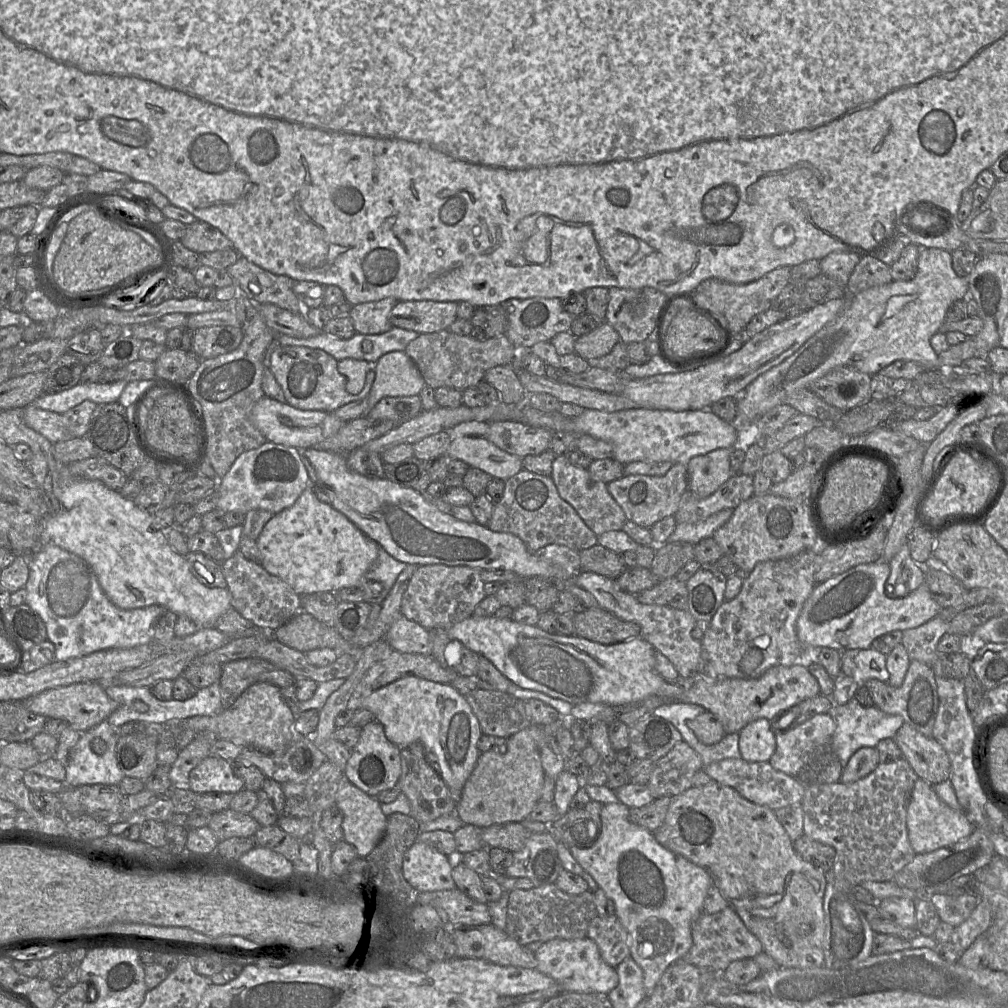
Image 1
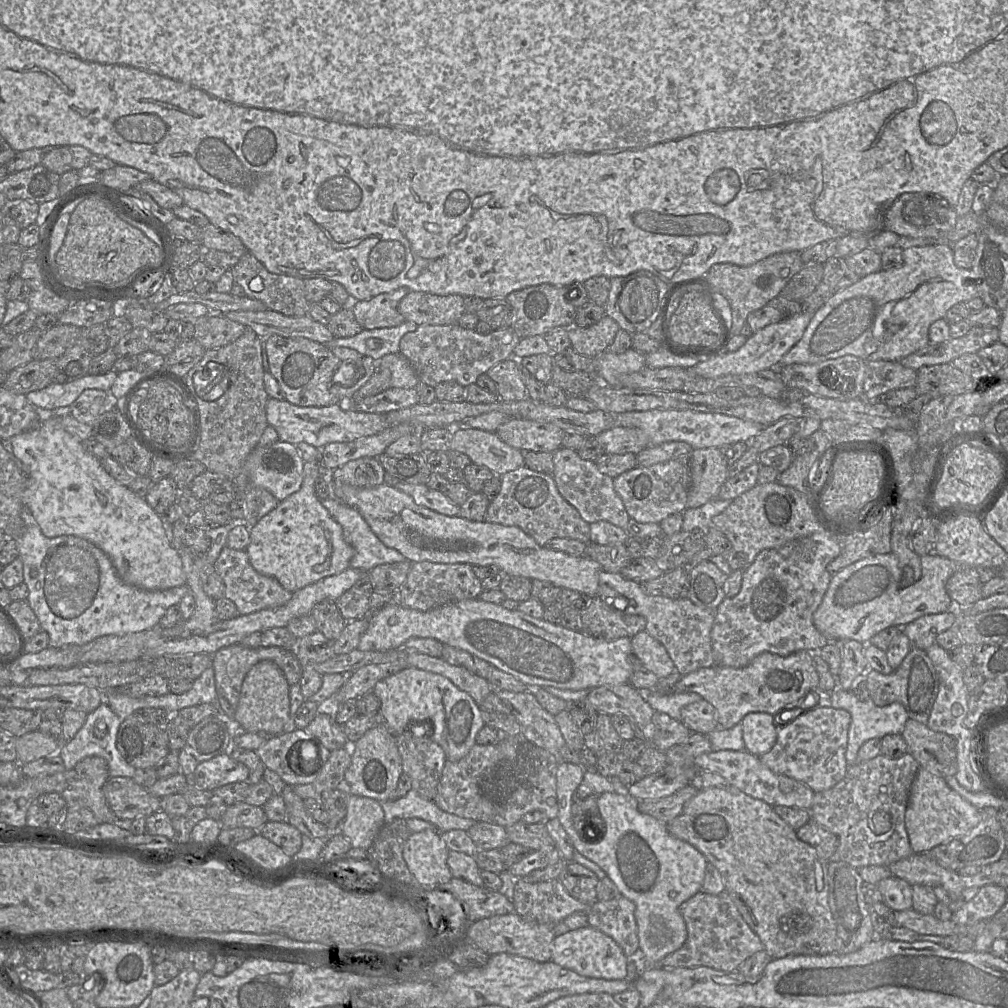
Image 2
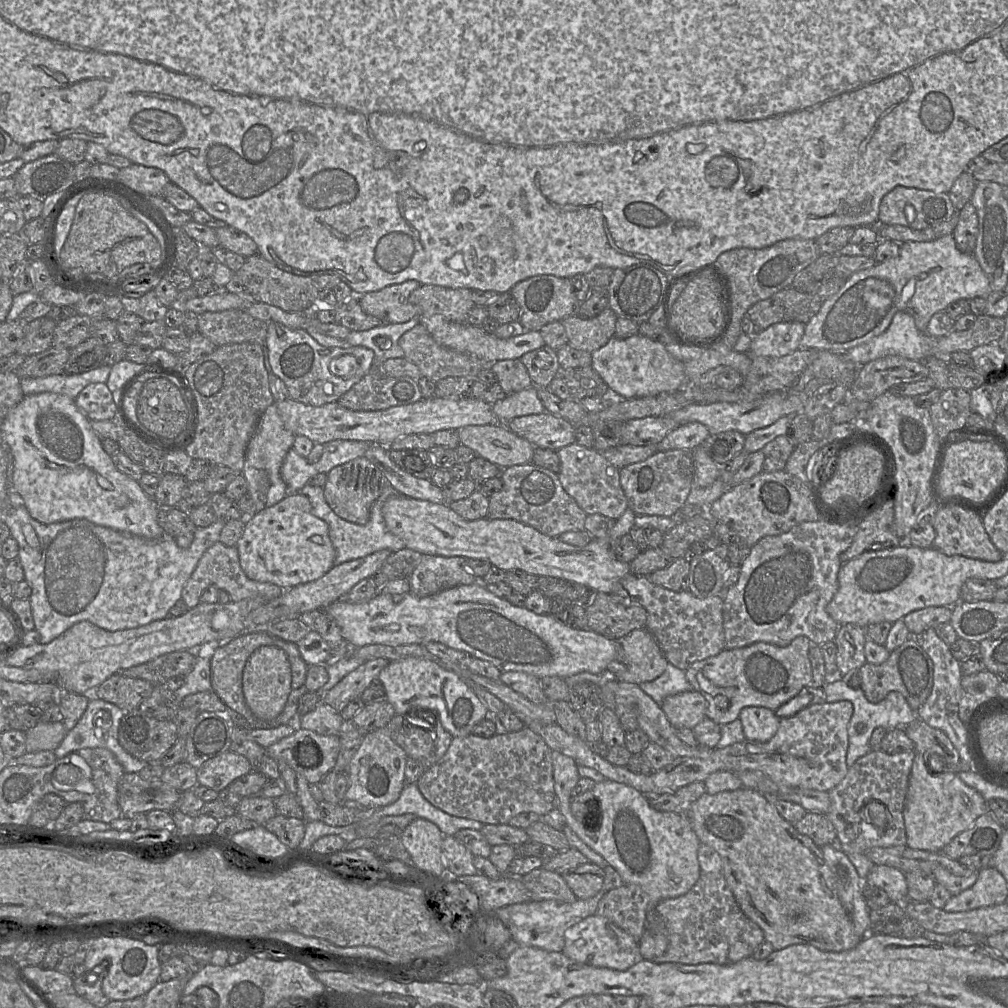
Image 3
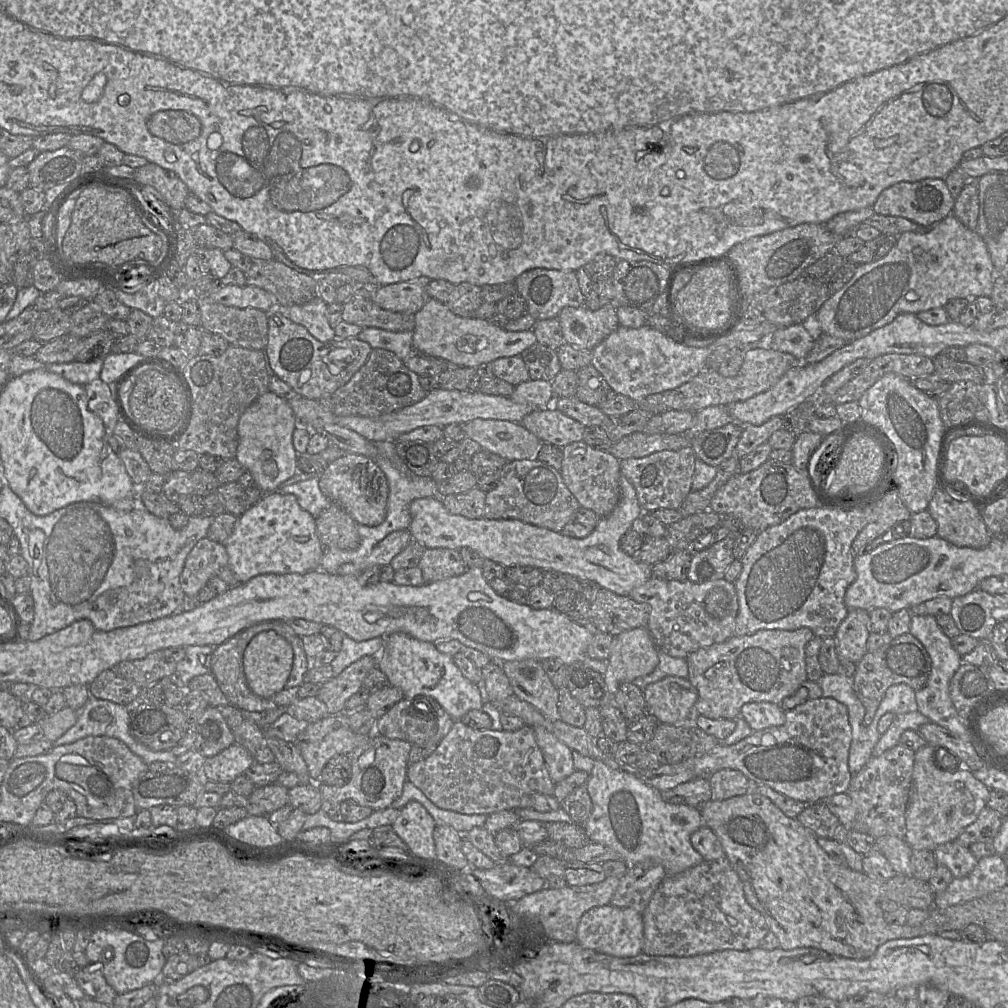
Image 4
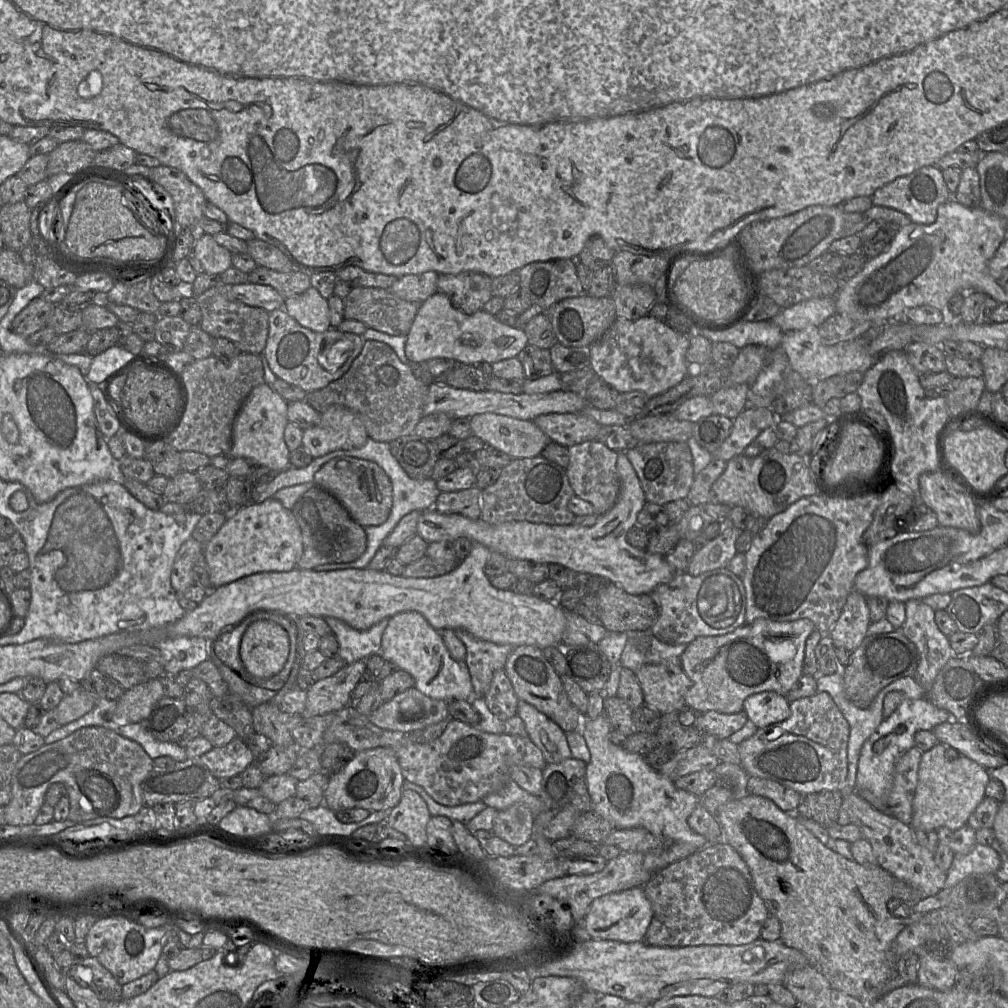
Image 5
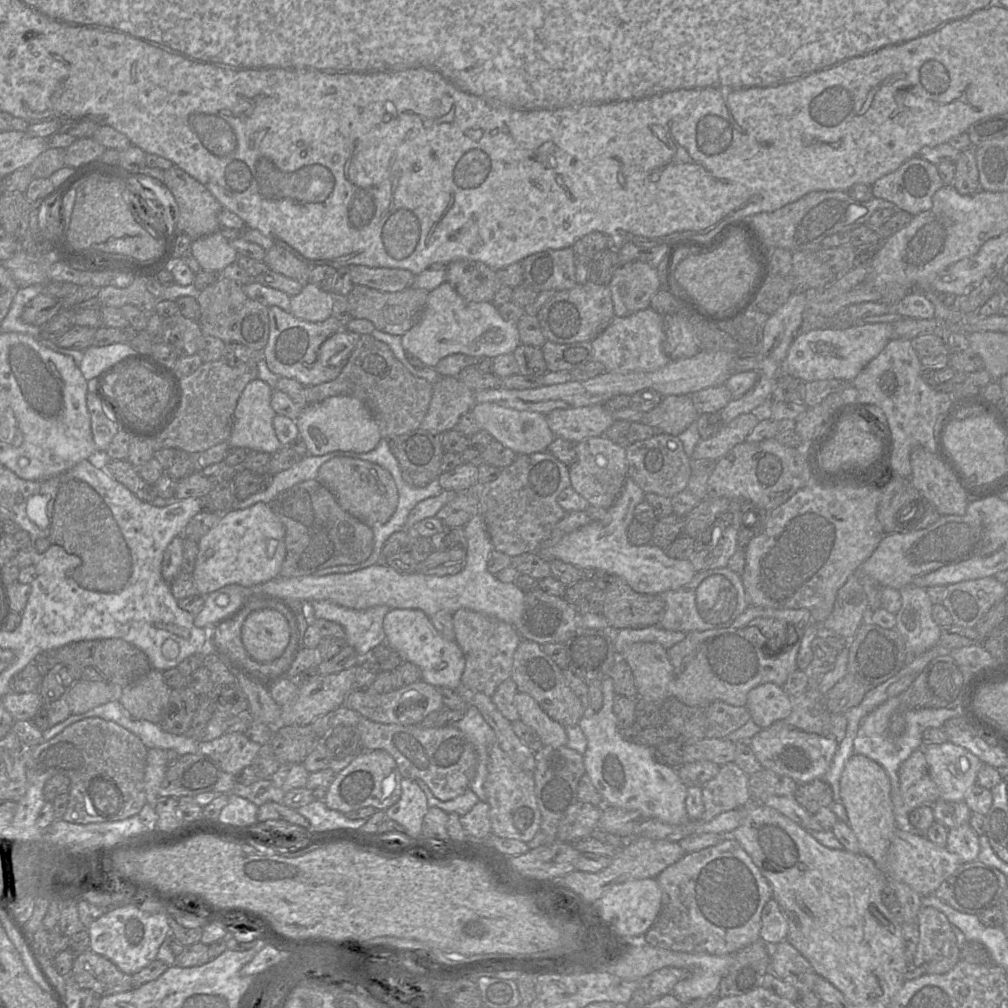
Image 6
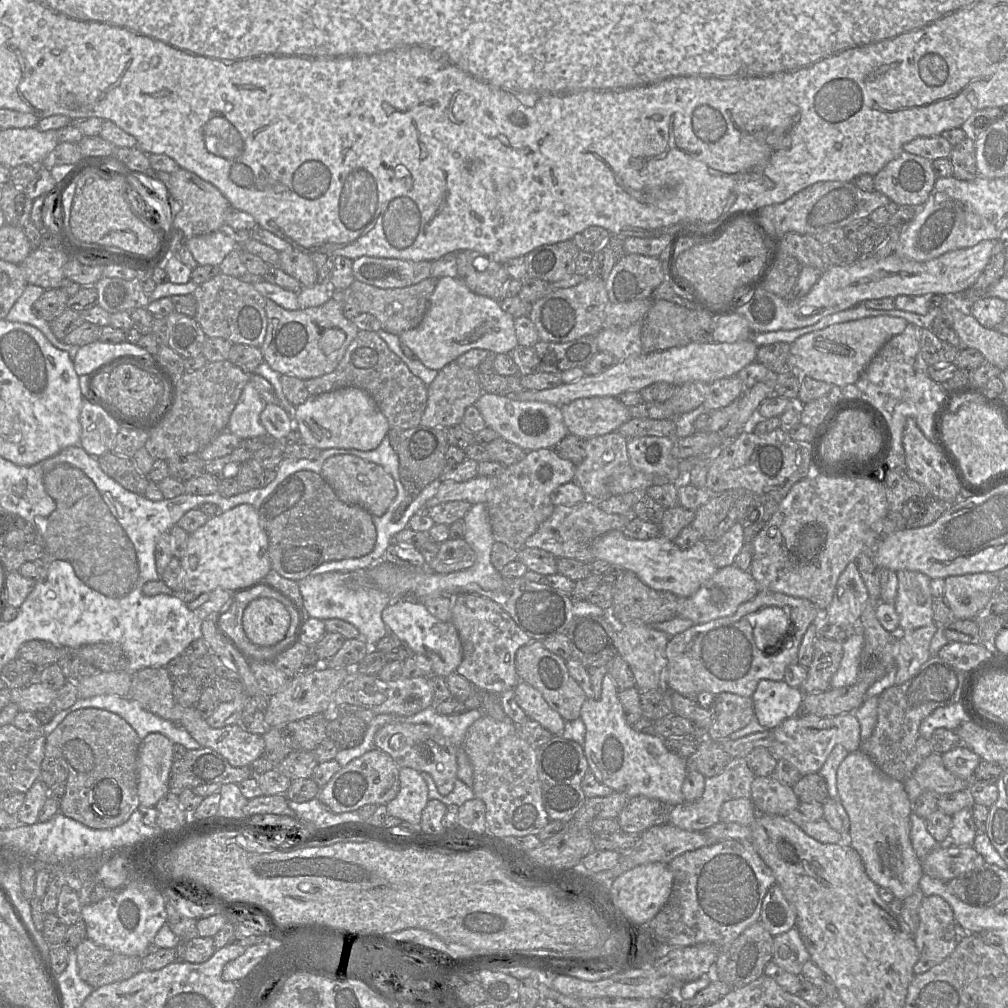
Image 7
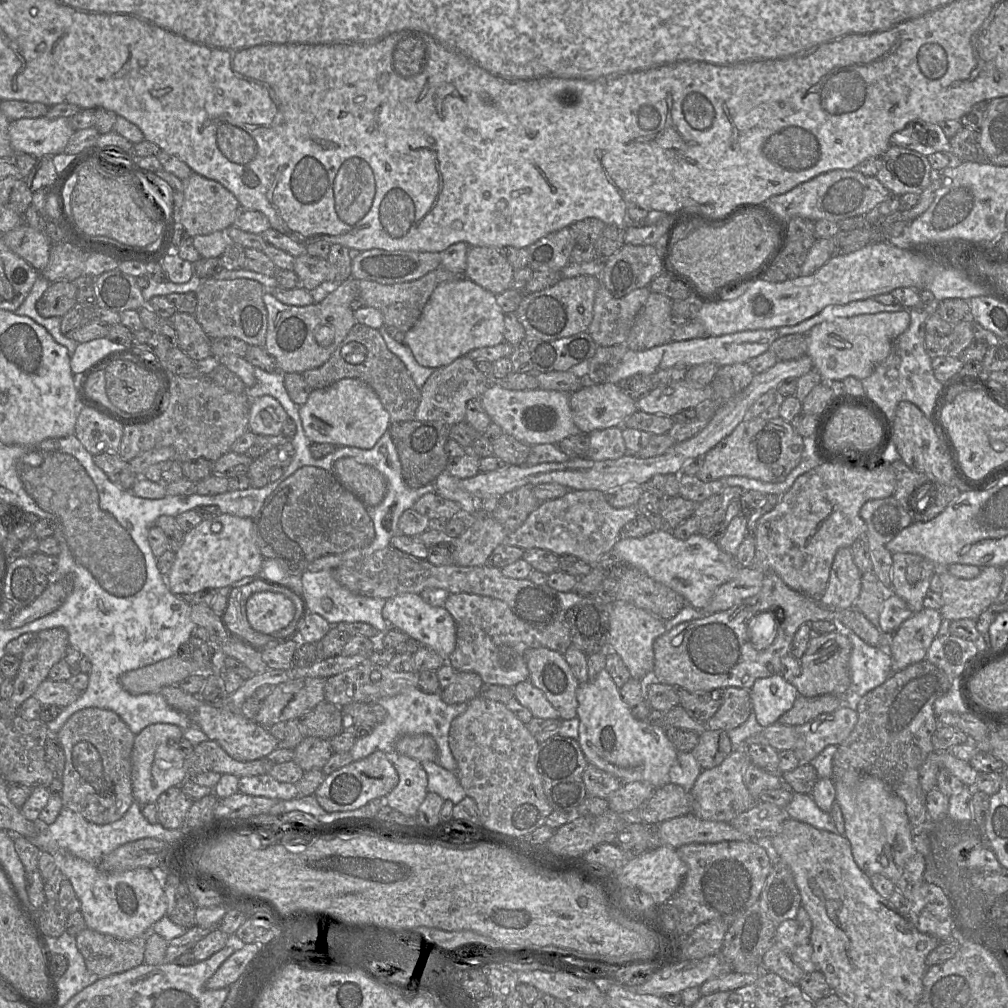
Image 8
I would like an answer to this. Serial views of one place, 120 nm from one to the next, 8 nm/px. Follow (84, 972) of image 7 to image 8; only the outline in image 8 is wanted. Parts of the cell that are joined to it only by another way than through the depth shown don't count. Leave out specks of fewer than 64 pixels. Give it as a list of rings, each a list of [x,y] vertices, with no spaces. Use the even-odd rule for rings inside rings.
[[[87,927],[76,936],[76,945],[85,960],[87,969],[98,978],[125,972],[144,963],[146,941],[147,934],[132,940],[120,940]]]

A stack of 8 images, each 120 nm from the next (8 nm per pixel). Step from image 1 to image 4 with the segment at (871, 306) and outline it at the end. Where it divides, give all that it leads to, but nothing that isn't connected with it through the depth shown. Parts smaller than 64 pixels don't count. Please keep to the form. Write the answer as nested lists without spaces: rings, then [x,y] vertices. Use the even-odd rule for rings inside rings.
[[[950,214],[932,229],[905,232],[882,258],[858,265],[853,277],[815,314],[822,333],[854,341],[892,322],[899,314],[943,308],[956,298],[990,297],[996,271],[977,233]]]

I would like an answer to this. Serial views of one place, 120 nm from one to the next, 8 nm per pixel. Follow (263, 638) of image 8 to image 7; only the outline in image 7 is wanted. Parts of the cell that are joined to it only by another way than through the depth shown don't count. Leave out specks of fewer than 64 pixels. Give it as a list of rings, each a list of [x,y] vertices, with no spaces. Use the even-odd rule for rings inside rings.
[[[265,585],[246,588],[233,593],[231,603],[226,612],[216,619],[220,631],[242,652],[249,660],[272,661],[278,654],[288,649],[291,640],[269,646],[257,646],[246,636],[242,618],[244,610],[250,602],[260,598],[273,598],[284,604],[293,622],[293,636],[297,628],[296,613],[290,601],[277,590]]]

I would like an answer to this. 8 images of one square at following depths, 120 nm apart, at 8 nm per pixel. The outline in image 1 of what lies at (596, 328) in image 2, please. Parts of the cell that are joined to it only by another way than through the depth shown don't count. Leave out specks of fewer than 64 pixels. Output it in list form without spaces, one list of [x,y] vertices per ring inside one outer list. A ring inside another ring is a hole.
[[[606,321],[591,332],[575,339],[574,352],[593,363],[609,354],[620,341],[618,332]]]

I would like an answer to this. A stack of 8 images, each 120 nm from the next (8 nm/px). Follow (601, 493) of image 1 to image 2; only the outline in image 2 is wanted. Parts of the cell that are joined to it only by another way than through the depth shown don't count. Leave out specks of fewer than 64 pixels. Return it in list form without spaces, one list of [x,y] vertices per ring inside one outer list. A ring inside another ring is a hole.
[[[560,447],[553,453],[553,462],[553,479],[559,493],[588,524],[607,521],[623,529],[626,527],[630,518],[614,489],[614,478],[600,472],[595,461],[584,460],[577,451]]]

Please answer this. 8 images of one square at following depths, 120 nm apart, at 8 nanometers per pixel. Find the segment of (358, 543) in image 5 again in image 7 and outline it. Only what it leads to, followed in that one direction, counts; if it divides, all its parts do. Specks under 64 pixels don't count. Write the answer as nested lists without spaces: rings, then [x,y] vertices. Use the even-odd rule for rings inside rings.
[[[297,471],[285,478],[258,508],[269,541],[272,569],[296,582],[320,565],[368,555],[376,543],[372,515],[357,505],[341,501],[320,473]]]

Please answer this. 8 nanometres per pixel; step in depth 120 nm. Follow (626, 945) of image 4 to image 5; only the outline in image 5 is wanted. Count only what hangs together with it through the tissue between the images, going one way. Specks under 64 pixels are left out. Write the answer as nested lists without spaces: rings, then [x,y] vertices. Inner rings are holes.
[[[641,886],[609,893],[595,899],[583,920],[584,939],[615,940],[625,943],[644,940],[653,917],[652,905]]]

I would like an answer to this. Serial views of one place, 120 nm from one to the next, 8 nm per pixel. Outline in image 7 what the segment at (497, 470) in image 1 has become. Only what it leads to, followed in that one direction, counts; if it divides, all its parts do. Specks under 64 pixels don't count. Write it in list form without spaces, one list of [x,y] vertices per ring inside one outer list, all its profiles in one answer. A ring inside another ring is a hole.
[[[482,393],[475,406],[482,415],[486,427],[492,428],[499,437],[519,446],[525,451],[545,448],[554,449],[569,434],[563,421],[561,407],[549,403],[518,401],[504,395]]]

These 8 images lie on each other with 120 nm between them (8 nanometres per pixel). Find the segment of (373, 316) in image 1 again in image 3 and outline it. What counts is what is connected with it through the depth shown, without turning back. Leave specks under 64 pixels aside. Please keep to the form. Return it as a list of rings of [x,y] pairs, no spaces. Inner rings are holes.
[[[416,280],[387,286],[359,297],[362,310],[384,323],[404,323],[418,317],[417,308],[410,302],[410,294],[420,286]]]

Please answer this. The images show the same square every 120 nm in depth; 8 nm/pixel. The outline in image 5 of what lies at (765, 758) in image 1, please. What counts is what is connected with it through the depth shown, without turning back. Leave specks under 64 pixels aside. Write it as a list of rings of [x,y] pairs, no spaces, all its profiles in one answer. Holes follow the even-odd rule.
[[[765,691],[746,698],[743,711],[757,728],[765,728],[790,716],[790,702],[786,696]]]

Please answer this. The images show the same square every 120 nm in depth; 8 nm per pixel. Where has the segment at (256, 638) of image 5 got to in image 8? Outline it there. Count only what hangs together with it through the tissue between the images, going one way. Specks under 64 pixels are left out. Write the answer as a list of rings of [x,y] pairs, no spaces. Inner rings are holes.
[[[281,588],[280,592],[257,592],[250,596],[246,603],[247,619],[251,627],[259,633],[282,641],[291,634],[303,610],[306,612],[304,600],[284,588]]]

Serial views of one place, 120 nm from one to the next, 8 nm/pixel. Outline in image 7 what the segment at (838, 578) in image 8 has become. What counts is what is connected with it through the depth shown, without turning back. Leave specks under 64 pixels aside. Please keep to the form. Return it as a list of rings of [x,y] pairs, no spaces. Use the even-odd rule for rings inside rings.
[[[850,562],[837,581],[831,603],[821,611],[821,621],[851,631],[869,599],[856,562]]]

